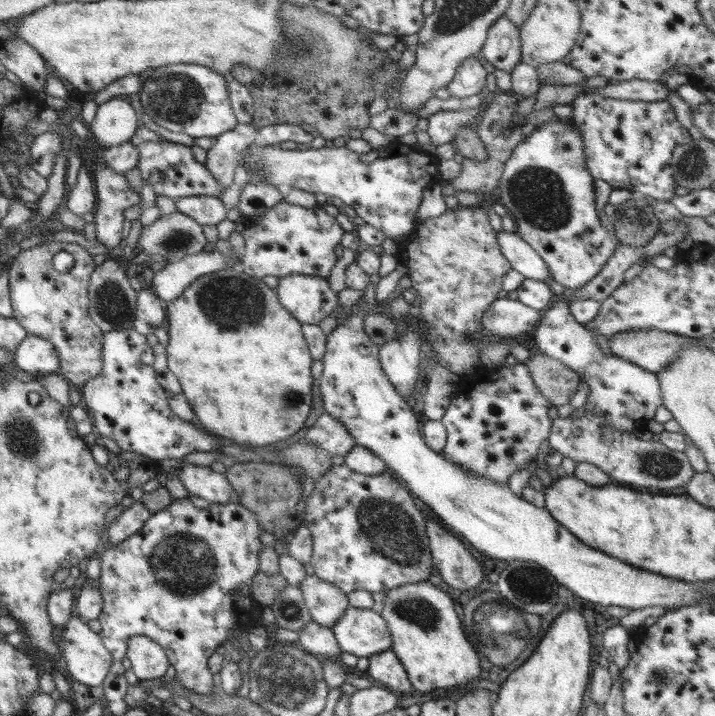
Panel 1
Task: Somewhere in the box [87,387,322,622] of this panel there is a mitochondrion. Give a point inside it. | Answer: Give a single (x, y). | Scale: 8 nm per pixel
(187, 565)

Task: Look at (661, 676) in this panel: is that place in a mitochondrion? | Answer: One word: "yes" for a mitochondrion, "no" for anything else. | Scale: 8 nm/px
yes

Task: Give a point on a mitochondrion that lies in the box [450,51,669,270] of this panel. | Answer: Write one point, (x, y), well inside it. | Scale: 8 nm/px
(538, 196)

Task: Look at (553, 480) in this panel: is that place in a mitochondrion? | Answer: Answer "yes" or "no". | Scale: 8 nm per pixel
no

